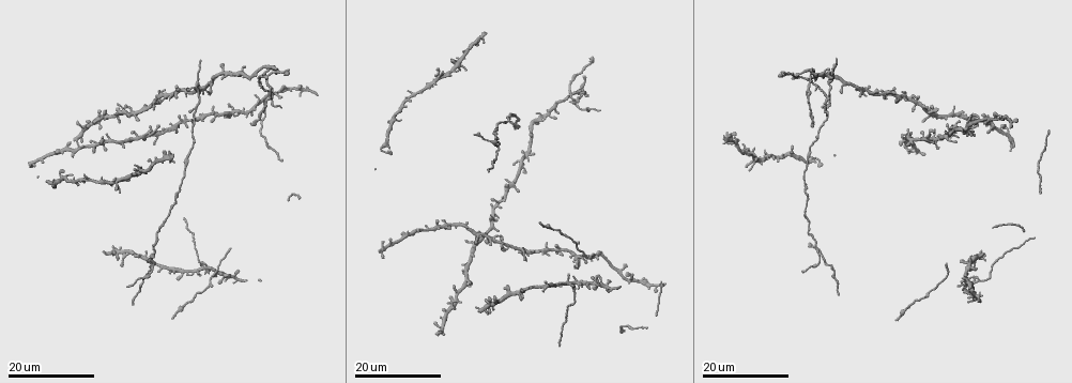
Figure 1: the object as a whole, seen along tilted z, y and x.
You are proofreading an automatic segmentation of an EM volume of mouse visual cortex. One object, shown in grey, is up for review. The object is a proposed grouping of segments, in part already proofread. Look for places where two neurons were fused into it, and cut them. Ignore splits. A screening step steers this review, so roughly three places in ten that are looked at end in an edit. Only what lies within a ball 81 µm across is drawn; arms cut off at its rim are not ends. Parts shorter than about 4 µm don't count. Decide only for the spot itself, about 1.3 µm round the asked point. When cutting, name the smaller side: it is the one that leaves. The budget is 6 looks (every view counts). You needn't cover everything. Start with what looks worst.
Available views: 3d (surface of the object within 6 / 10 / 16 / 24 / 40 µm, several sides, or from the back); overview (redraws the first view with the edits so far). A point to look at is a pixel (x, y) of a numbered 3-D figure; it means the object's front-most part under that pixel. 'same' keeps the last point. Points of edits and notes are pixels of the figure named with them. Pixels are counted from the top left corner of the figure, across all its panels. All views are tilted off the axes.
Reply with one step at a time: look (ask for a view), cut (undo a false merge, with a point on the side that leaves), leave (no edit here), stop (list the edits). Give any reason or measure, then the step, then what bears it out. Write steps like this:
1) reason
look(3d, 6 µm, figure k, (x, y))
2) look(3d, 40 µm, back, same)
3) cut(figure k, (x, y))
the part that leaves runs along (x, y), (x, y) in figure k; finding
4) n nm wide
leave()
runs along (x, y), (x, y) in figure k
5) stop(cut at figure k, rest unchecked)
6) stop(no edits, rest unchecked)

looks like a crossing
look(3d, 16 µm, figure 1, (809, 79))

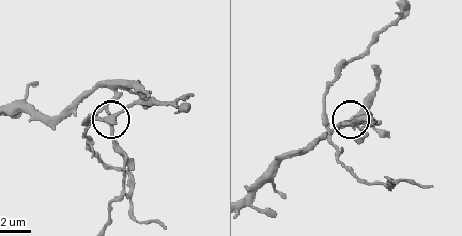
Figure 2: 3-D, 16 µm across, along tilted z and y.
look(3d, 6 µm, figure 2, (345, 124))

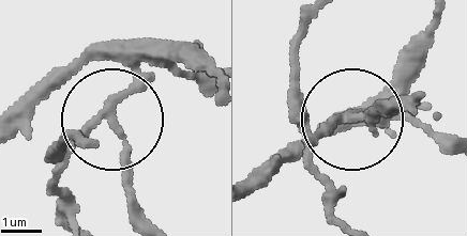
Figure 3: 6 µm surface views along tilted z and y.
look(3d, 6 µm, back, figure 3, (351, 117))

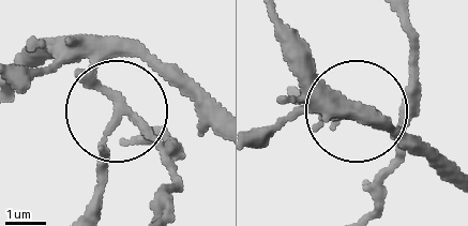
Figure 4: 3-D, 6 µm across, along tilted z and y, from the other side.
cut(figure 4, (134, 124))
the part that leaves runs along (94, 84), (110, 111), (99, 204) in figure 4; two neurons meet here

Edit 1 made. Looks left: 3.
two arms in line, one across
look(3d, 16 µm, figure 1, (151, 260))

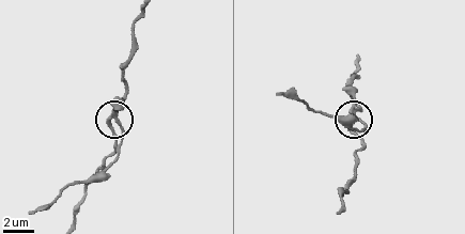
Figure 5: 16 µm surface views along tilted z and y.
closer look
look(3d, 10 µm, figure 5, (116, 118))

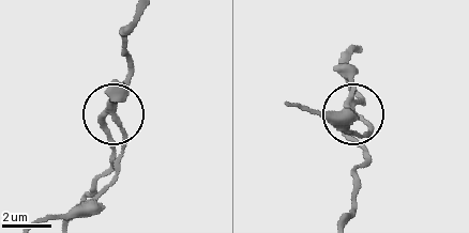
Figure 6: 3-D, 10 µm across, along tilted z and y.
side arm 11 µm
cut(figure 6, (123, 137))
the part that leaves runs along (112, 106), (122, 139), (119, 169), (92, 199), (54, 216) in figure 6; two neurons meet here

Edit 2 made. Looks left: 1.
stop(cut at figure 4, cut at figure 6, rest unchecked)

